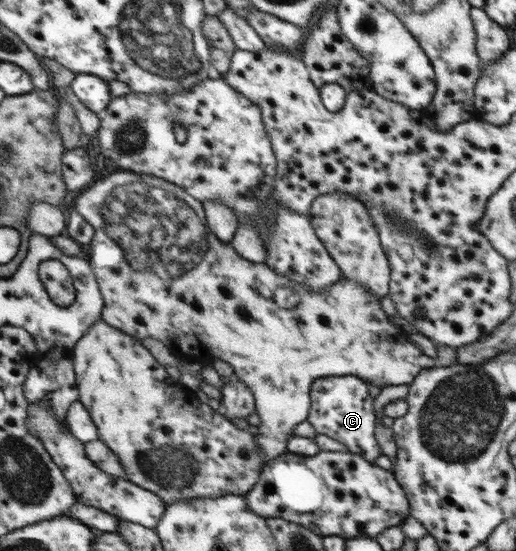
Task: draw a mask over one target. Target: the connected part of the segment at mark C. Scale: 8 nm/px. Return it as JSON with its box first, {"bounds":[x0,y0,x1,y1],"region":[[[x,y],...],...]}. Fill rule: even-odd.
{"bounds":[307,375,385,463],"region":[[[354,375],[329,376],[316,379],[311,387],[311,409],[307,420],[320,435],[328,435],[340,441],[350,453],[361,455],[370,462],[378,463],[385,452],[376,436],[378,427],[377,405],[374,395],[370,395],[370,383]]]}

